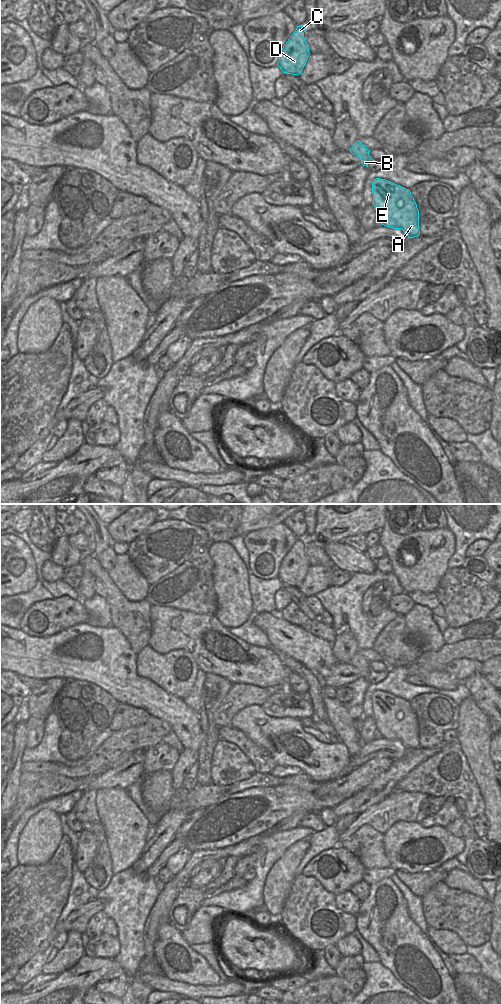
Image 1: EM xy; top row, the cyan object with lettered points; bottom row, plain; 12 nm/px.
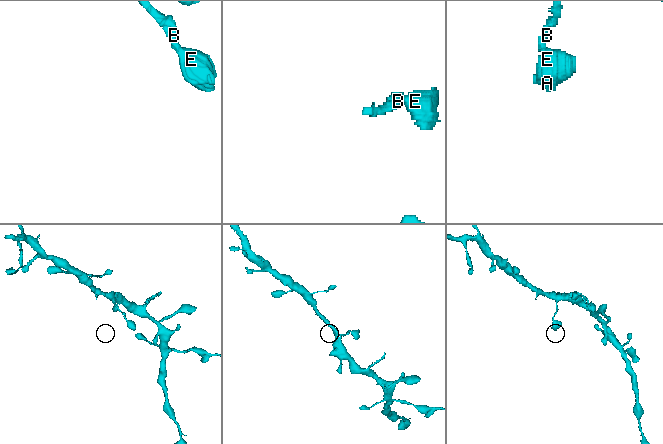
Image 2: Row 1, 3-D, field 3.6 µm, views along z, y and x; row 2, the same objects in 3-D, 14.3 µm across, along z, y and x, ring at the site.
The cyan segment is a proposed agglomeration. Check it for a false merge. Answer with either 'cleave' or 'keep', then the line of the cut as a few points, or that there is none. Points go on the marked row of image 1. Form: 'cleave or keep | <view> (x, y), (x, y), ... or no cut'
keep | no cut

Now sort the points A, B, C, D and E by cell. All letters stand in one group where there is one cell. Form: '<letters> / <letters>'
A B C D E

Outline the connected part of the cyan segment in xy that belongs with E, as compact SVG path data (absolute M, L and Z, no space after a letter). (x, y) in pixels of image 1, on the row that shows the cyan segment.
M386 179L372 182L373 205L379 222L393 229L401 229L408 238L418 237L419 210L409 189Z

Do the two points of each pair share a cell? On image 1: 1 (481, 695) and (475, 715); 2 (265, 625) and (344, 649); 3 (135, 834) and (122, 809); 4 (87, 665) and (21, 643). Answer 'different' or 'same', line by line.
1: different
2: different
3: same
4: same

